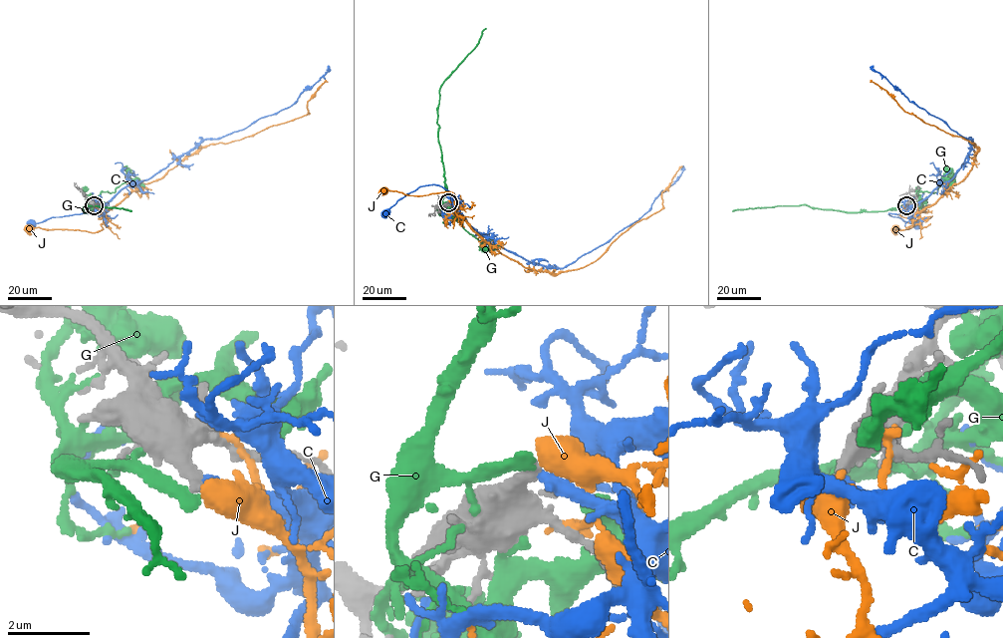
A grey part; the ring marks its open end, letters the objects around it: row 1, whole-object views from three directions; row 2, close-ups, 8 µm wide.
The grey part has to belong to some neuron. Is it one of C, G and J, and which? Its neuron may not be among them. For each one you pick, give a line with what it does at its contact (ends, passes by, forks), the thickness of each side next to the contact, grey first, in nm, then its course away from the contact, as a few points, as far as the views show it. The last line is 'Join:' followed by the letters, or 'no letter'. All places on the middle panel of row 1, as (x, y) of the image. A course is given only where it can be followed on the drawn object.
C: it ends; calibres 360 and 340 nm; course (448, 202), (453, 208), (451, 194), (440, 185), (428, 184), (407, 193), (385, 212)
Join: C

